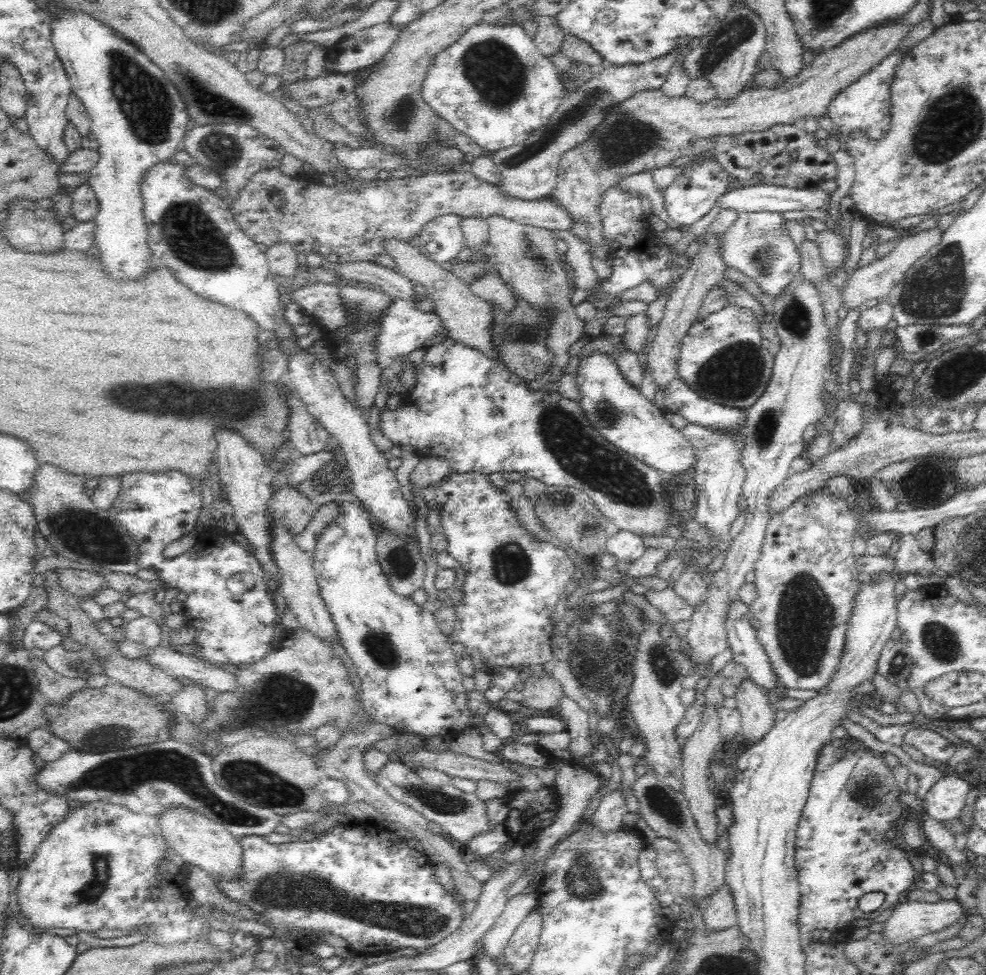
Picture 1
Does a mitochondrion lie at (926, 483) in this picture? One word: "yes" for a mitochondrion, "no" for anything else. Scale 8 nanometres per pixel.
no

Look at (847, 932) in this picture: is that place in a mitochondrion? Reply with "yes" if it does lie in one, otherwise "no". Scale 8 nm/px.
no

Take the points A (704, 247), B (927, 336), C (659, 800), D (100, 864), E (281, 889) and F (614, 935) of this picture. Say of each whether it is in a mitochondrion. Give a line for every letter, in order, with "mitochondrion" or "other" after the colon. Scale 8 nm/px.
A: other
B: mitochondrion
C: mitochondrion
D: mitochondrion
E: mitochondrion
F: other

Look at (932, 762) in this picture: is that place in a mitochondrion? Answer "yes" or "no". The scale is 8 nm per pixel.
no

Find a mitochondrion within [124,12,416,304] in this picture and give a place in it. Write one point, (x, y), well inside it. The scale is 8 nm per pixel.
(191, 235)

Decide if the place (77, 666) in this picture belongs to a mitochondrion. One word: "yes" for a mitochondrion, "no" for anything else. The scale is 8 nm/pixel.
yes

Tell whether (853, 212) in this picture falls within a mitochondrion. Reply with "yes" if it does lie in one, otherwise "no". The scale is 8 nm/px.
no

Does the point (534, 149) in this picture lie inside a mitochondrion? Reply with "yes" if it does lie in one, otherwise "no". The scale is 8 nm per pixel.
yes

